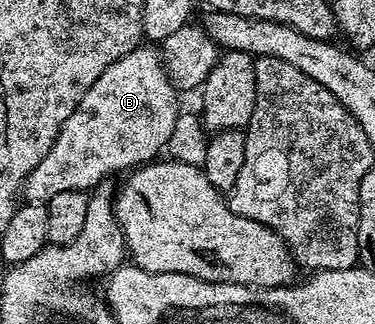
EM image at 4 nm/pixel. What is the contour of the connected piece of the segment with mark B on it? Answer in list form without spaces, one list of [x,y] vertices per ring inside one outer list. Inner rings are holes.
[[[138,45],[131,53],[119,57],[115,65],[107,65],[99,81],[95,81],[95,85],[91,85],[91,89],[83,93],[83,101],[79,101],[71,117],[67,117],[67,121],[59,129],[51,149],[47,149],[47,157],[43,157],[43,161],[39,161],[39,165],[35,165],[35,169],[31,169],[31,173],[25,178],[25,203],[48,204],[49,199],[55,197],[55,193],[88,192],[104,182],[111,171],[119,171],[123,167],[133,169],[138,165],[152,163],[160,156],[157,155],[160,151],[162,154],[168,148],[171,129],[175,129],[179,114],[179,95],[167,77],[160,54],[154,48],[152,51],[145,46],[149,45]]]

